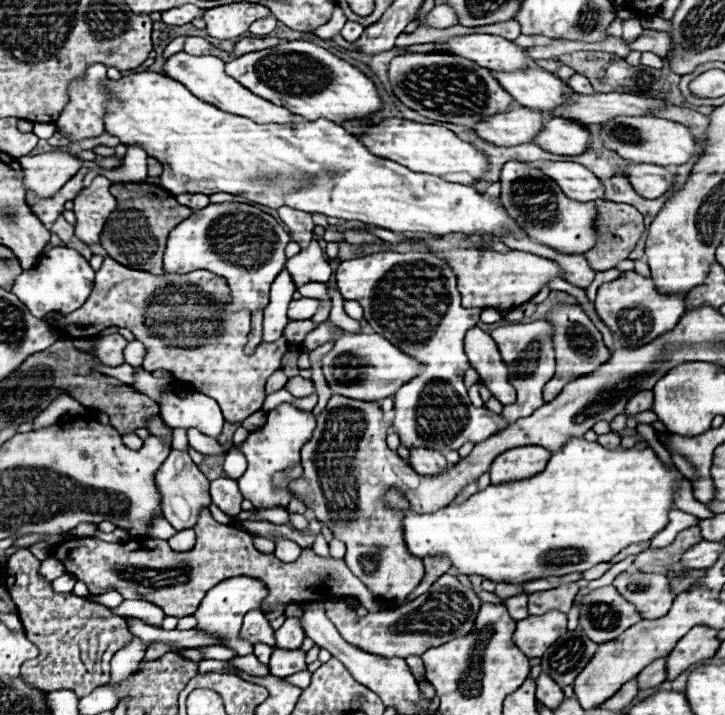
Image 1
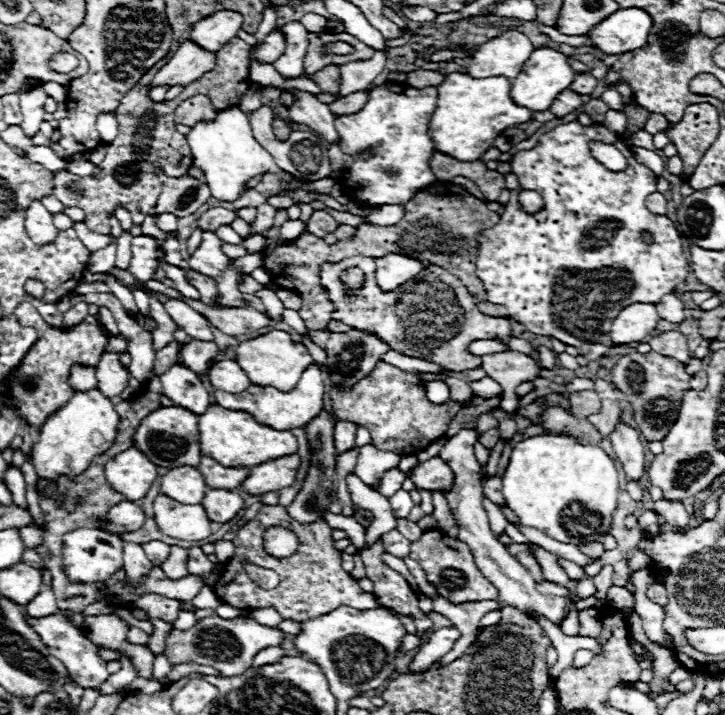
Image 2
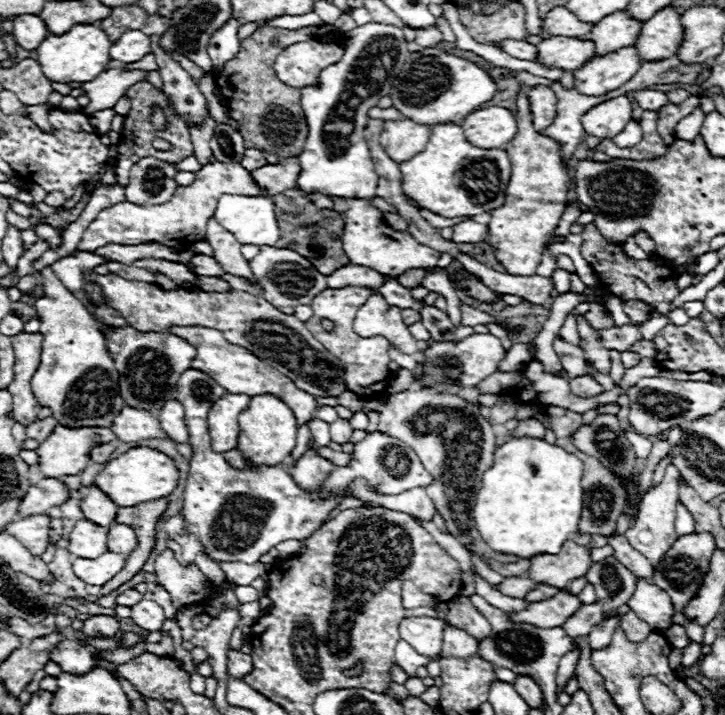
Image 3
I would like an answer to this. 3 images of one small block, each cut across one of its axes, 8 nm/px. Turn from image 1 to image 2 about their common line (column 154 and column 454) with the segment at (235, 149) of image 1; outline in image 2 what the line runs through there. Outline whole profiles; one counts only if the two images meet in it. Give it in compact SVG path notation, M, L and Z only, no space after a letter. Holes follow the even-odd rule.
M454 72L438 86L436 114L428 124L428 134L432 142L436 142L436 152L450 154L460 162L474 162L484 156L500 132L514 124L528 122L530 118L532 112L528 108L512 102L508 78L472 78L468 74Z

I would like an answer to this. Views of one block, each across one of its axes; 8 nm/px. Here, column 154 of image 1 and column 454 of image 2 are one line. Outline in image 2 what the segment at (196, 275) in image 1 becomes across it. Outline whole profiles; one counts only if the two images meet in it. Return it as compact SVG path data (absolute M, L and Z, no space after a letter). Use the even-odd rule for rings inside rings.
M352 256L342 262L326 262L320 266L320 284L328 290L330 300L334 304L332 320L340 320L356 330L368 330L376 334L382 342L392 346L392 350L412 356L412 358L428 358L430 362L440 364L446 370L470 370L480 364L470 364L468 344L474 340L506 340L512 336L508 318L492 318L484 316L474 298L462 286L462 282L446 272L440 266L426 266L416 278L410 278L402 286L392 292L382 292L376 284L376 268L374 258ZM350 266L358 266L366 274L366 282L362 288L362 296L358 300L350 300L342 294L342 284L338 274Z

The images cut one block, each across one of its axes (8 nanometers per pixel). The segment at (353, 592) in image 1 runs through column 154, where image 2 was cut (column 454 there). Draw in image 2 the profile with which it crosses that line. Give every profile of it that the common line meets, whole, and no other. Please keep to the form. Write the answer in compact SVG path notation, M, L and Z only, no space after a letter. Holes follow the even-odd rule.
M424 532L420 536L420 540L412 542L410 548L410 558L420 562L422 570L426 572L428 582L432 582L436 588L436 592L440 596L444 596L446 600L450 600L452 604L464 604L464 602L478 602L478 600L496 600L498 592L496 588L482 576L482 572L476 568L474 564L474 556L470 554L470 548L460 542L460 540L450 540L446 538L442 532ZM450 542L454 542L452 546L448 546Z

